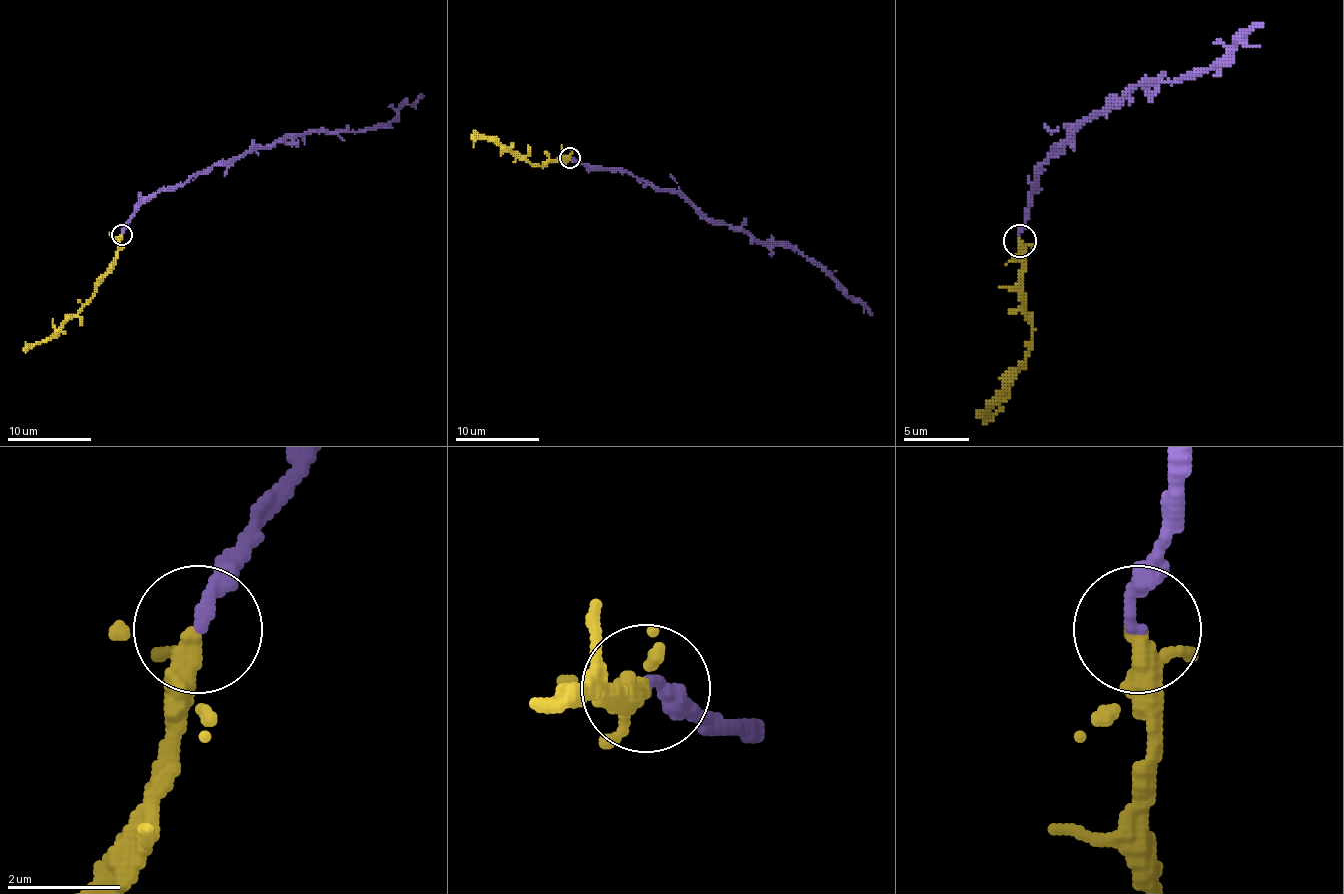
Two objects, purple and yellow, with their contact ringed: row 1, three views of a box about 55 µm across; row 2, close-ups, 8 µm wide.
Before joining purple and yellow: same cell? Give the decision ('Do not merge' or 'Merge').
Merge

